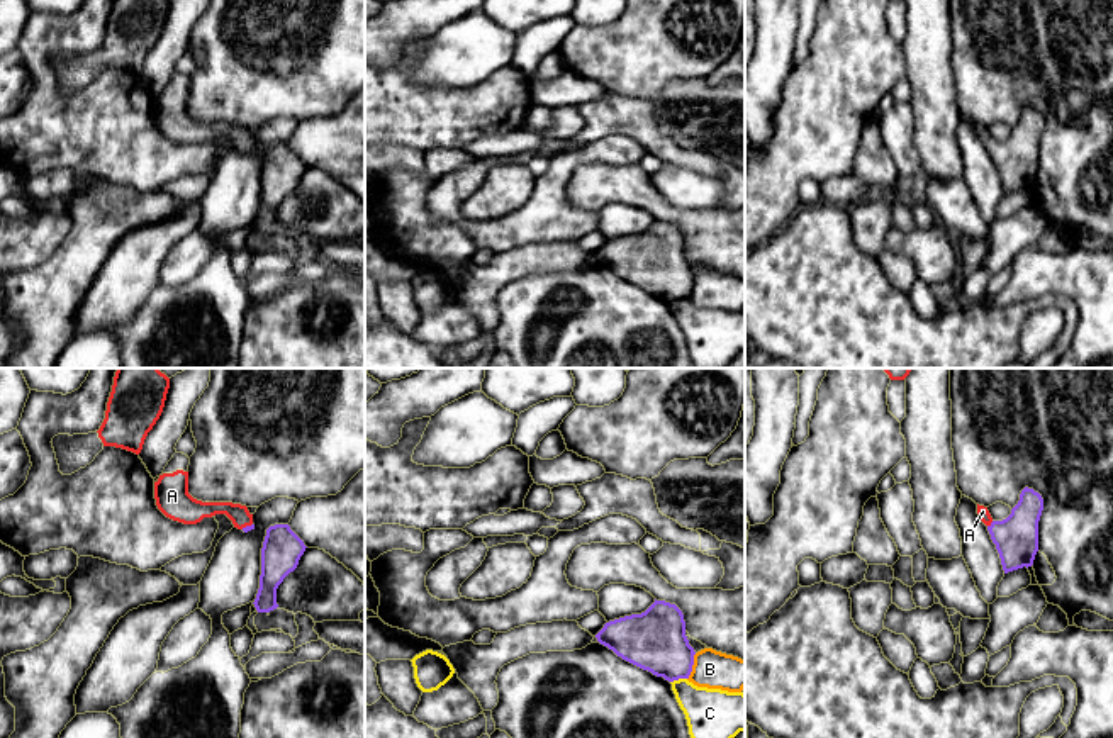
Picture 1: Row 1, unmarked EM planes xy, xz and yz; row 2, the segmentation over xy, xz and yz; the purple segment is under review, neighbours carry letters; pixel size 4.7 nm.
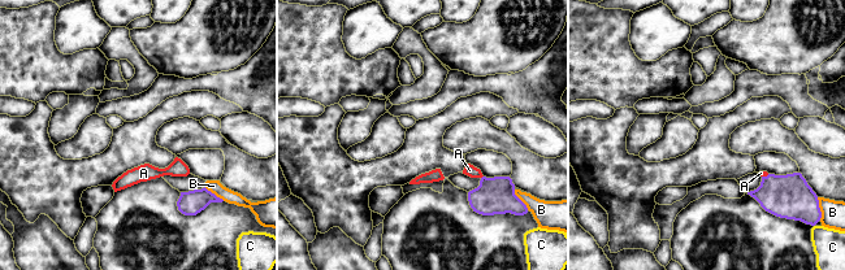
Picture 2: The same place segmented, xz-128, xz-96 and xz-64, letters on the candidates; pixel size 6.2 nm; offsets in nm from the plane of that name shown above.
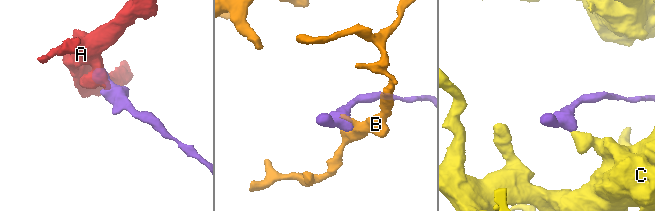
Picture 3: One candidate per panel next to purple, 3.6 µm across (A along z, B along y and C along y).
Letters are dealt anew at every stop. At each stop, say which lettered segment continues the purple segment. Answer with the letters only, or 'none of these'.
A

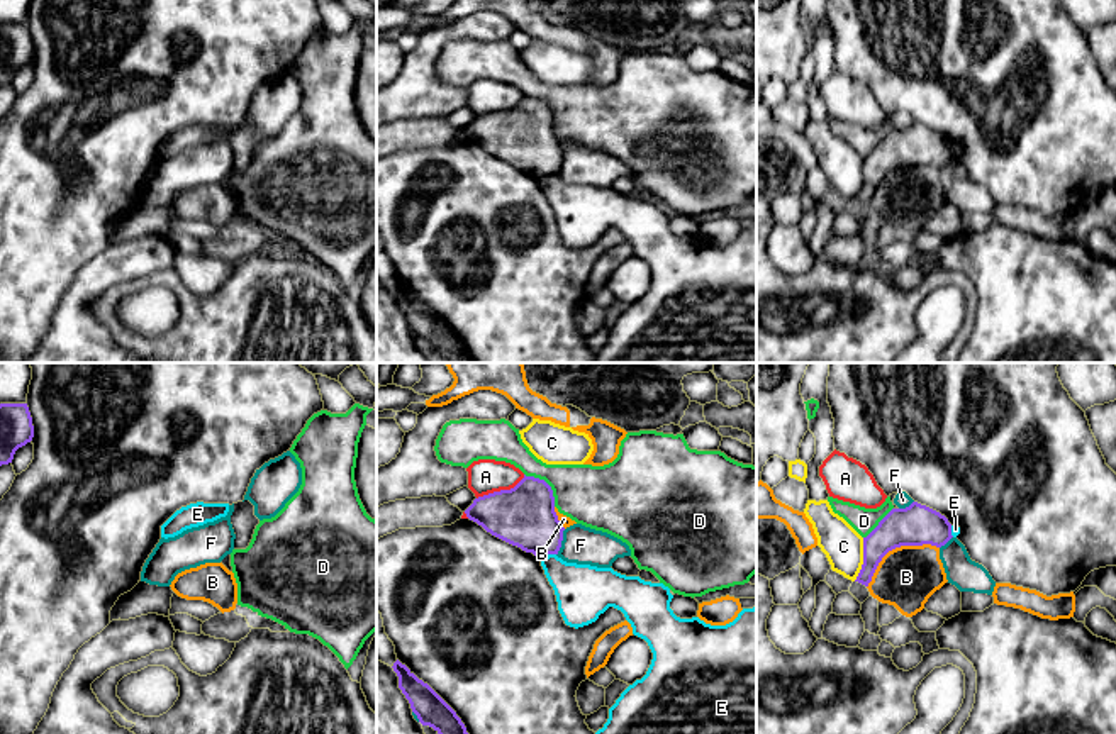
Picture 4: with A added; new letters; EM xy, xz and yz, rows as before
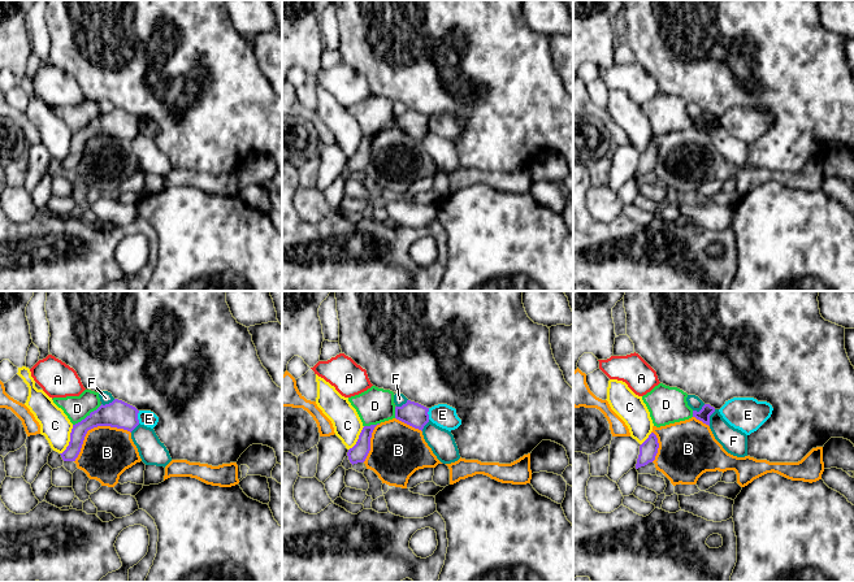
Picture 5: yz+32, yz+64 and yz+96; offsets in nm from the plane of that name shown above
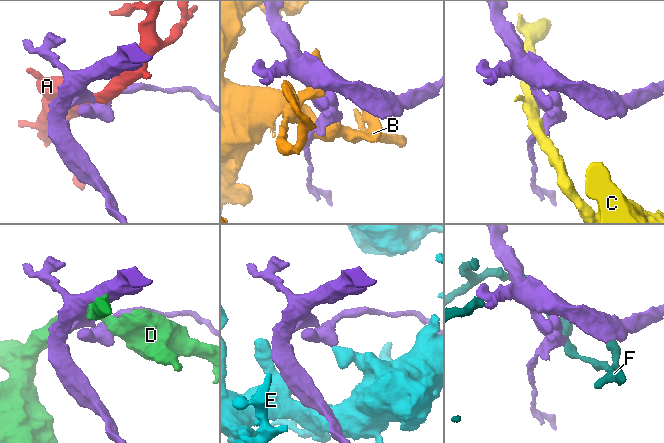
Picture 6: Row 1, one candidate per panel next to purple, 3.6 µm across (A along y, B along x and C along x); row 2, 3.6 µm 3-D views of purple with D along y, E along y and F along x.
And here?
none of these

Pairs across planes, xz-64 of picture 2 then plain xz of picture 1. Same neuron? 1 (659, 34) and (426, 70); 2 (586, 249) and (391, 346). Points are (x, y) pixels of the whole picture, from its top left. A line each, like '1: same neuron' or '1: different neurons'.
1: same neuron
2: same neuron

